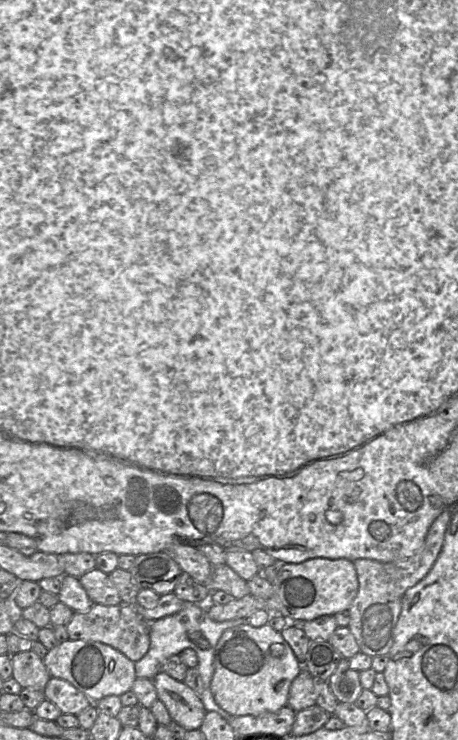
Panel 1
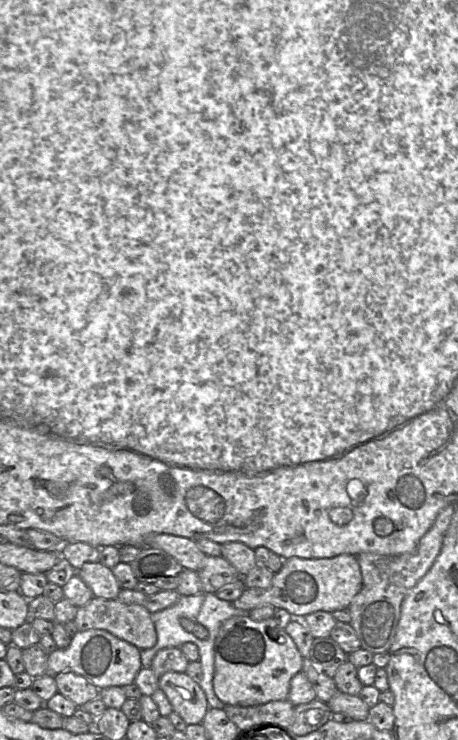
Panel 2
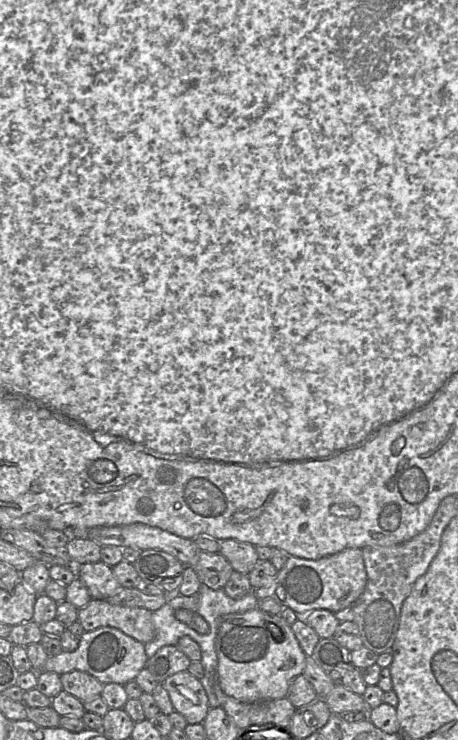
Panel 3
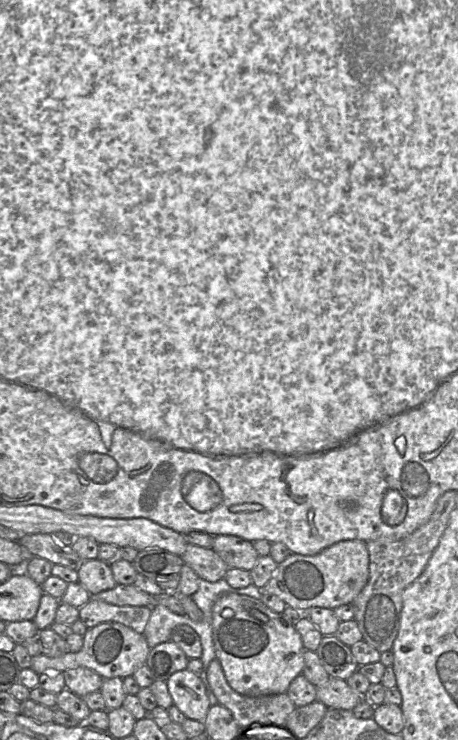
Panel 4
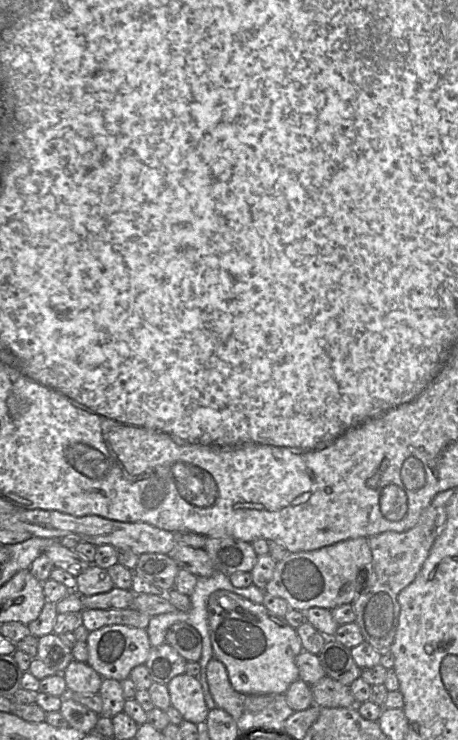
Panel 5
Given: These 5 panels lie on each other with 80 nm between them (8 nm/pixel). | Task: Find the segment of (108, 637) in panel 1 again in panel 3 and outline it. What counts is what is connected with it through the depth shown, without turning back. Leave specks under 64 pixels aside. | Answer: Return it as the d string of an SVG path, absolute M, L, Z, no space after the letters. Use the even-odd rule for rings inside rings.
M92 598L87 605L78 609L77 621L84 632L113 627L143 644L155 638L150 610L114 605L106 599Z

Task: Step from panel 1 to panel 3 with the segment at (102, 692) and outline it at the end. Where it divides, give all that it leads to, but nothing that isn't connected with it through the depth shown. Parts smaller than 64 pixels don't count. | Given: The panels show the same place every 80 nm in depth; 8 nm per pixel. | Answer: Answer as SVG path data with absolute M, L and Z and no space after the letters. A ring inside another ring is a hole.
M101 627L84 632L76 650L63 650L55 656L48 657L43 670L55 672L58 675L78 670L90 674L102 684L125 685L129 681L135 680L139 672L146 666L148 658L144 648L145 644L116 628Z

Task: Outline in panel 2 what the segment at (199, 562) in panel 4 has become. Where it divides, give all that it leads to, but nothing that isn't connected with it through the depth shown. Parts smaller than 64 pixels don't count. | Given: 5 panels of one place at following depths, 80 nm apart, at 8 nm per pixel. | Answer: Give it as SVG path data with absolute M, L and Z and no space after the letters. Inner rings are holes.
M205 556L203 567L198 571L203 593L215 594L223 586L240 579L236 569L223 556Z

